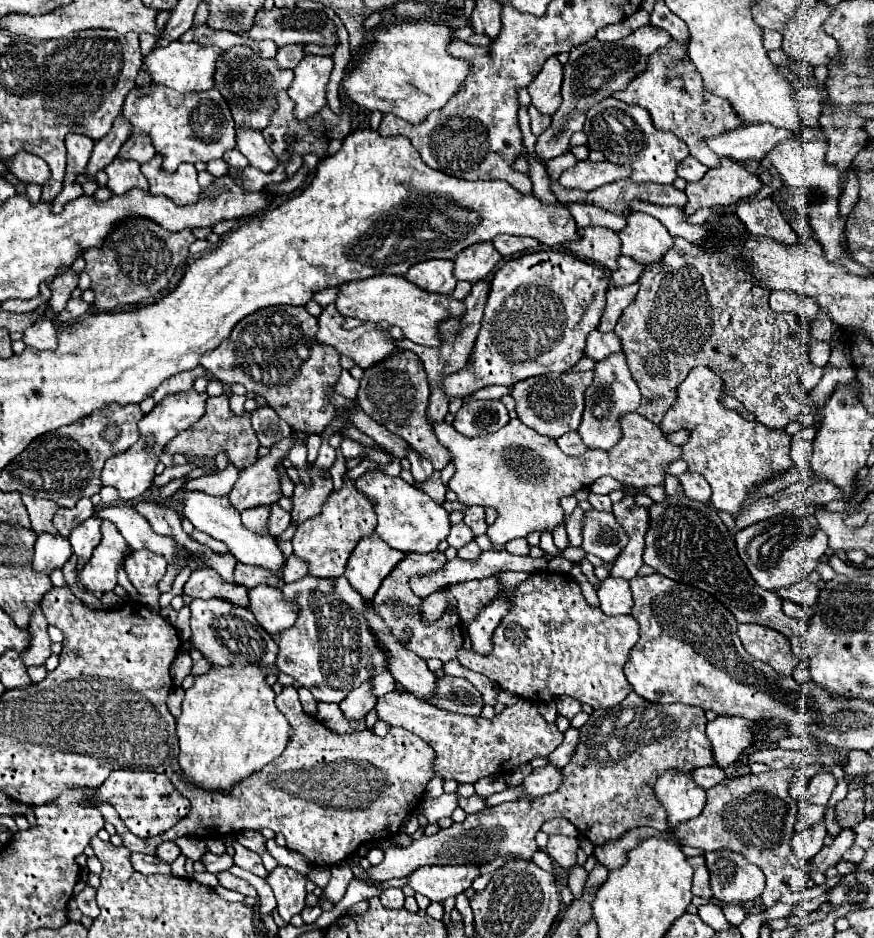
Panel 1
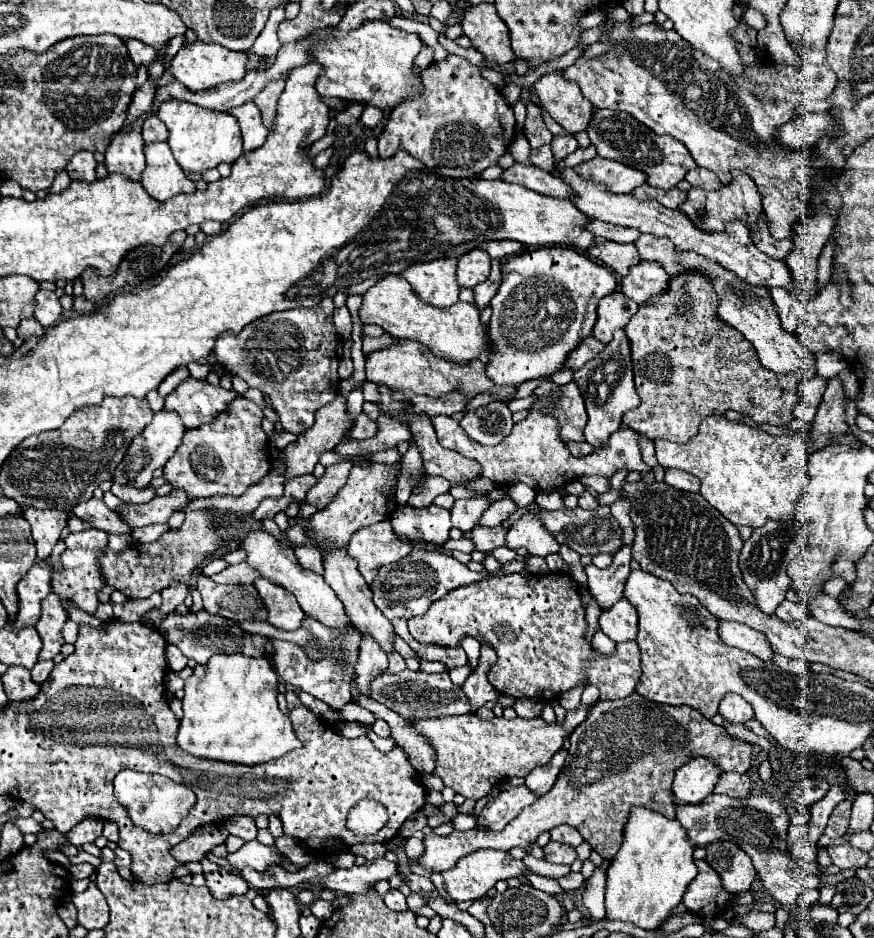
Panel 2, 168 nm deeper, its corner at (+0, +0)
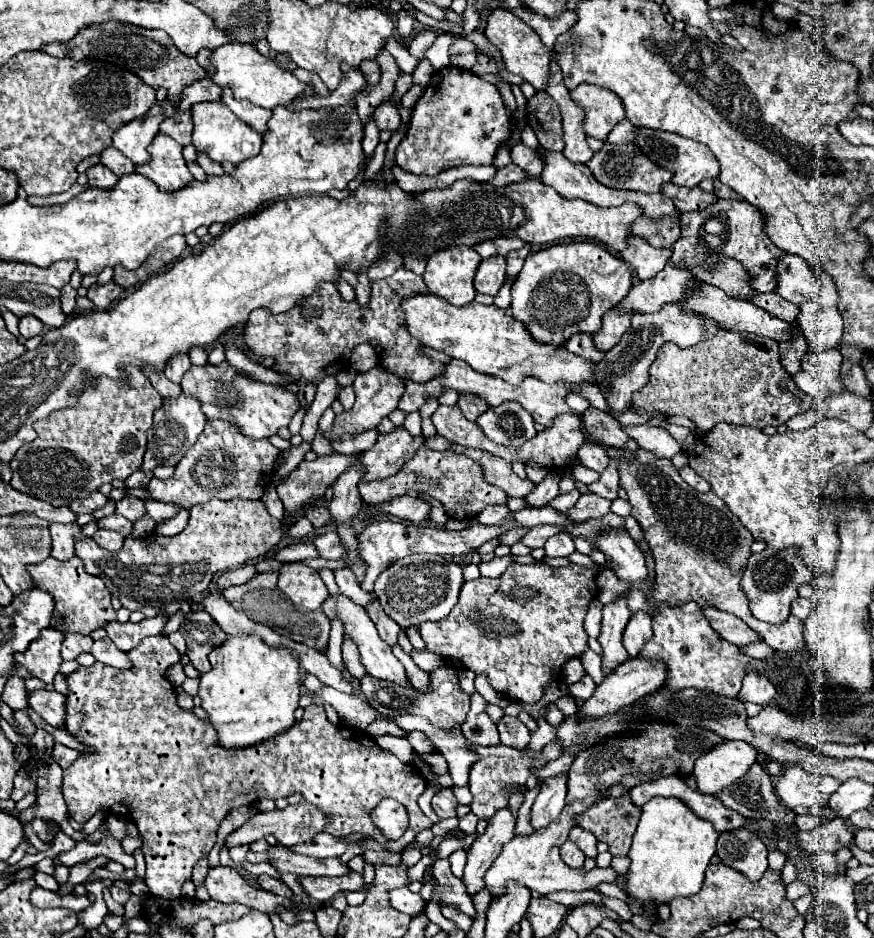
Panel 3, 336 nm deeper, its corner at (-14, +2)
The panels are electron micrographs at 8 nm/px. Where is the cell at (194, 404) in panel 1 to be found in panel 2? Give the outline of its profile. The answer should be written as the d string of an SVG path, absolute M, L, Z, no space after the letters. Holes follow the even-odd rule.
M188 378L174 392L166 396L166 410L180 414L184 426L190 430L198 424L214 420L220 412L226 412L230 402L238 398L236 390L224 390L222 386L212 386L206 380Z

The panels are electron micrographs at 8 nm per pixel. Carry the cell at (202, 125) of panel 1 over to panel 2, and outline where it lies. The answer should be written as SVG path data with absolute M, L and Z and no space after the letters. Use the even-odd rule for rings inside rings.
M168 100L160 106L156 114L170 130L168 144L172 154L182 170L186 172L204 172L208 168L216 168L218 164L234 164L234 160L244 152L242 150L242 136L234 116L226 112L214 112L206 108L198 108L190 102L182 100Z

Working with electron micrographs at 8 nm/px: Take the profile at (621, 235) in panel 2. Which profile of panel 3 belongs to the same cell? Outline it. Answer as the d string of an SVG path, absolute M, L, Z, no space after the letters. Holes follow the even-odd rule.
M642 216L632 222L630 234L644 238L656 248L670 248L680 238L680 224L674 218L664 218L664 222L650 222Z

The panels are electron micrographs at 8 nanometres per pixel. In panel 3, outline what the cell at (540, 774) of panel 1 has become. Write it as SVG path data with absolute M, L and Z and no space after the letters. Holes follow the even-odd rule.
M506 806L492 816L486 832L482 836L478 836L472 842L472 846L468 848L468 862L466 862L462 880L464 880L470 896L474 896L476 892L482 890L484 872L500 854L504 842L510 842L516 836L514 828L516 828L516 816Z

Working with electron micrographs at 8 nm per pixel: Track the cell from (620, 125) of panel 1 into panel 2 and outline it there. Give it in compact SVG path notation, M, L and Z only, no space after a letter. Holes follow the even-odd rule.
M594 110L594 116L588 124L588 136L592 144L598 148L598 156L622 162L626 166L638 168L648 174L648 184L668 190L674 188L690 168L698 168L698 164L692 160L690 152L682 146L682 142L670 138L670 136L658 136L650 132L644 124L638 124L632 116L626 112L614 112L614 110Z

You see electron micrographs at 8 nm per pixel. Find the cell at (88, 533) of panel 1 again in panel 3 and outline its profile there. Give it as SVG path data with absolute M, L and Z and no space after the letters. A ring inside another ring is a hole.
M96 530L94 536L92 536L92 540L94 540L100 548L104 548L104 550L108 550L108 552L116 552L116 550L120 550L124 536L118 534L118 532L112 532L112 530Z

